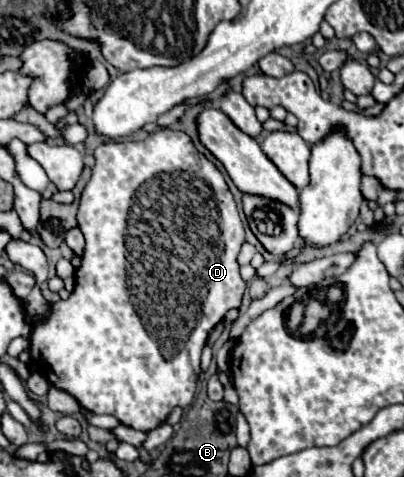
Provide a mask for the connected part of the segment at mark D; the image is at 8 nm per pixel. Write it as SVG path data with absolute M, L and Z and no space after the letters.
M156 130L146 136L146 140L134 140L134 142L106 142L96 148L94 152L96 164L92 168L92 178L86 184L80 200L78 210L78 226L86 238L86 248L82 254L80 268L76 270L76 286L68 300L48 302L48 314L40 316L32 324L32 338L30 338L30 358L34 362L34 368L56 388L72 394L78 404L94 414L110 414L118 418L124 426L130 426L134 430L150 432L158 428L174 406L188 406L192 402L196 380L200 370L200 352L206 344L208 332L224 318L224 314L232 308L240 306L242 294L246 290L246 282L240 278L238 272L238 252L244 242L244 228L242 220L236 208L236 202L224 182L224 176L220 170L206 160L198 150L192 146L190 138L184 132L176 130Z

